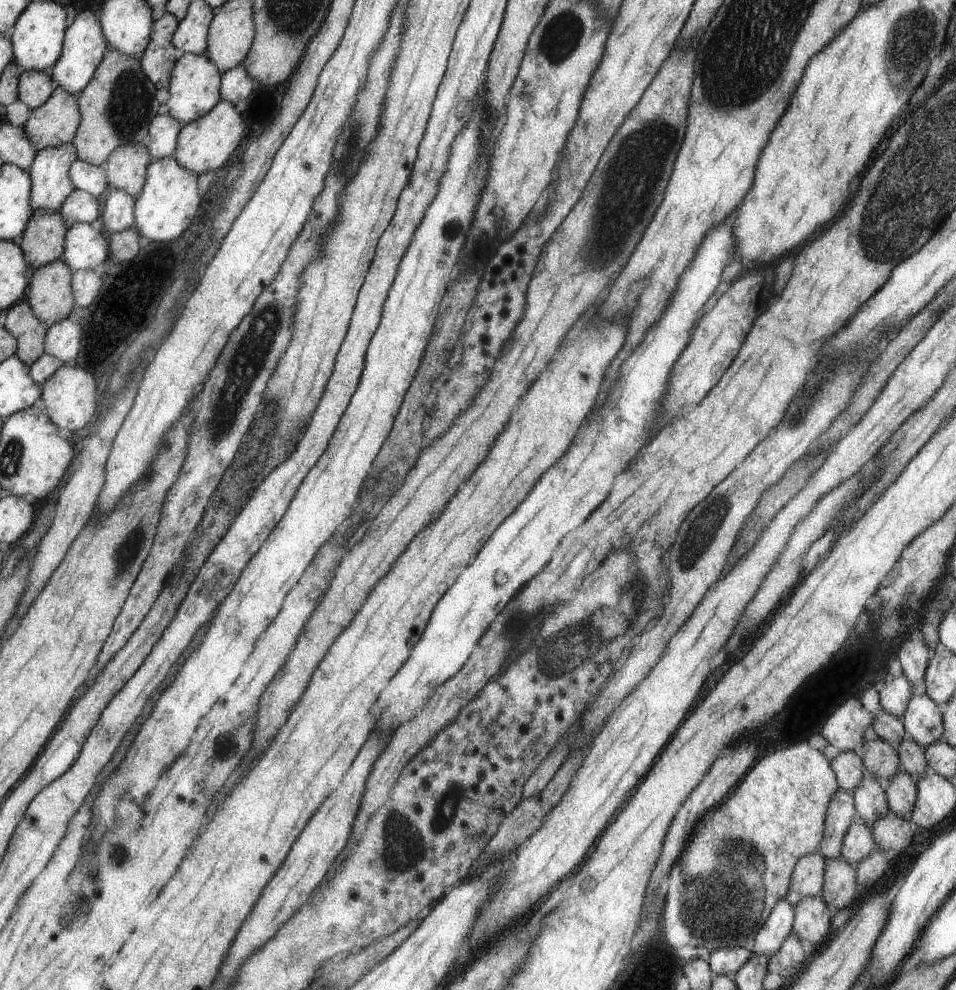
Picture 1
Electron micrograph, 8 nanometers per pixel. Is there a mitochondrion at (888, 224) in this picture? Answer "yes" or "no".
yes

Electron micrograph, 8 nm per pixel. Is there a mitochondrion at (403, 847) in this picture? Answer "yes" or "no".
yes

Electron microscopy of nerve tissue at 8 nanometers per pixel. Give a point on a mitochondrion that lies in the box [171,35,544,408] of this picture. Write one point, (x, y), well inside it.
(367, 106)

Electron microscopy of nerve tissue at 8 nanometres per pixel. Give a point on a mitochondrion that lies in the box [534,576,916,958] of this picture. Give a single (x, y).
(709, 911)

